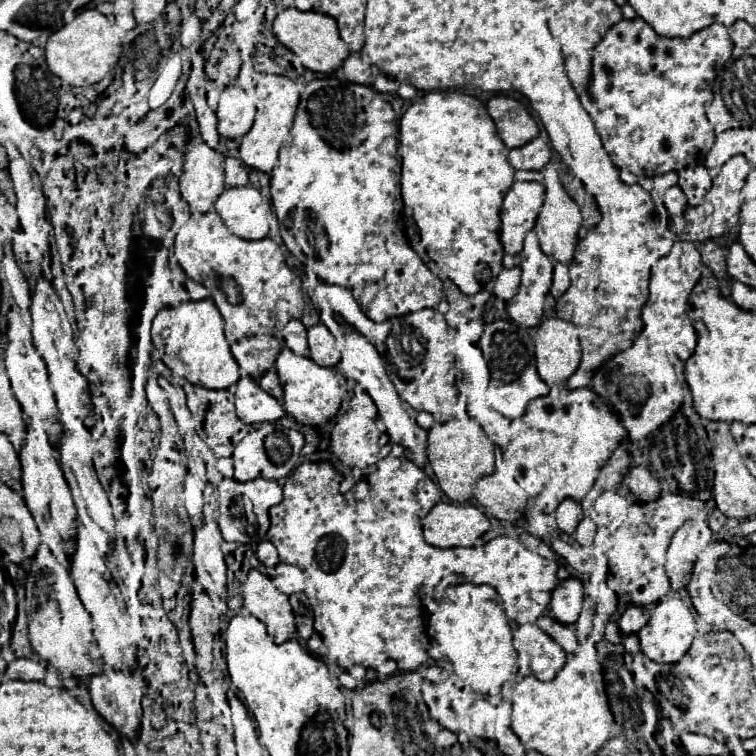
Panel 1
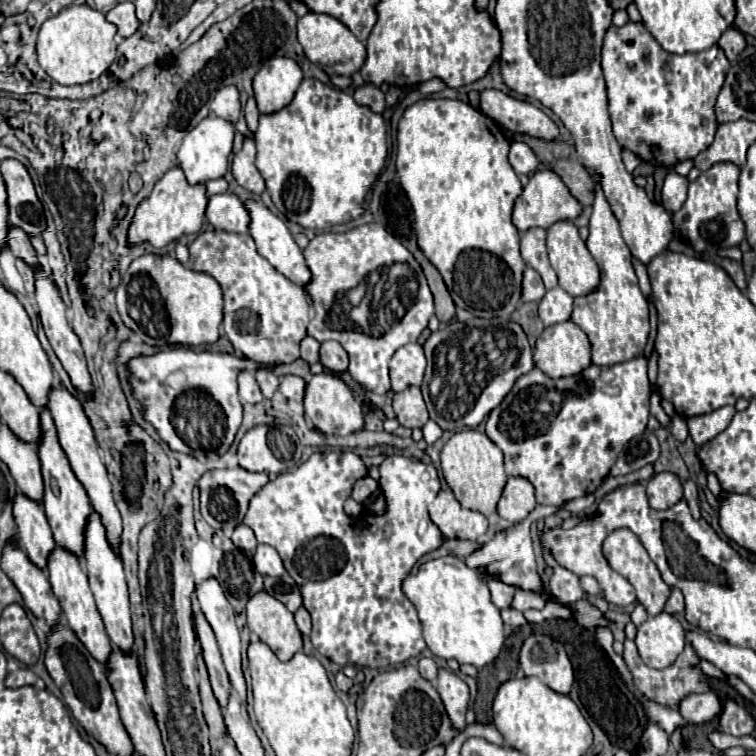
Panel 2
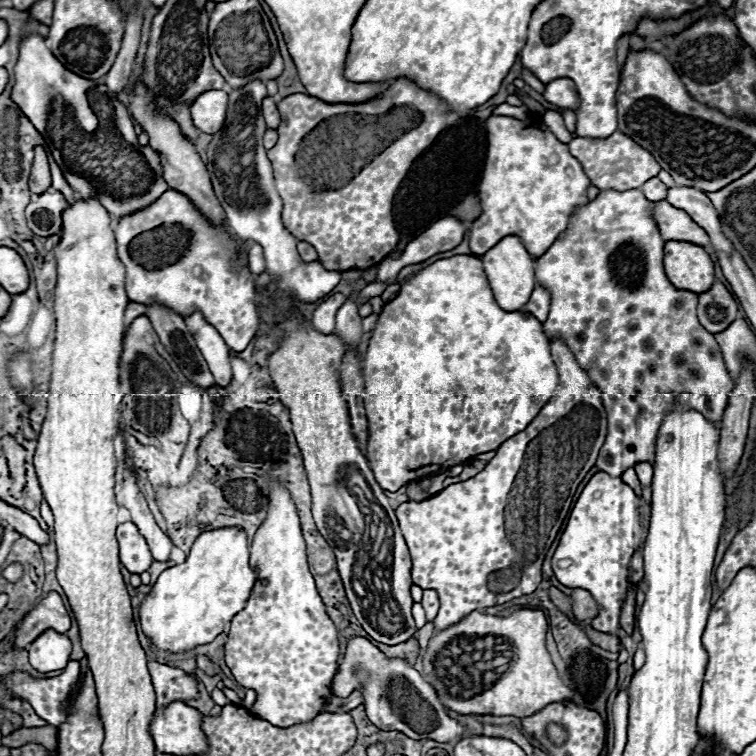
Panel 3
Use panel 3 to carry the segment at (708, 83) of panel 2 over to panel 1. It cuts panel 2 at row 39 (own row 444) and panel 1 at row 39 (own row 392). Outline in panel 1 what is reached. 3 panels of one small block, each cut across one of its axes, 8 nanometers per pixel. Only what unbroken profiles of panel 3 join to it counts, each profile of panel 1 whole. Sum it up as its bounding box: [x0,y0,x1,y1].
[578,18,734,178]

